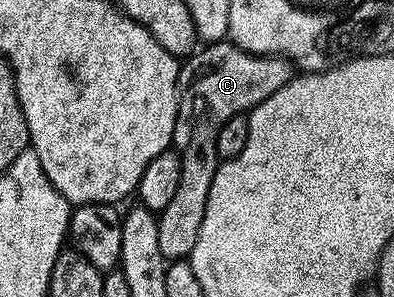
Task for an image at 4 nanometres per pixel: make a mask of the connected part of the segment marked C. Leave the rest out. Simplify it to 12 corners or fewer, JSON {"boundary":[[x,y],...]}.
{"boundary":[[228,39],[181,64],[182,176],[156,218],[165,262],[191,258],[218,131],[291,81]]}

